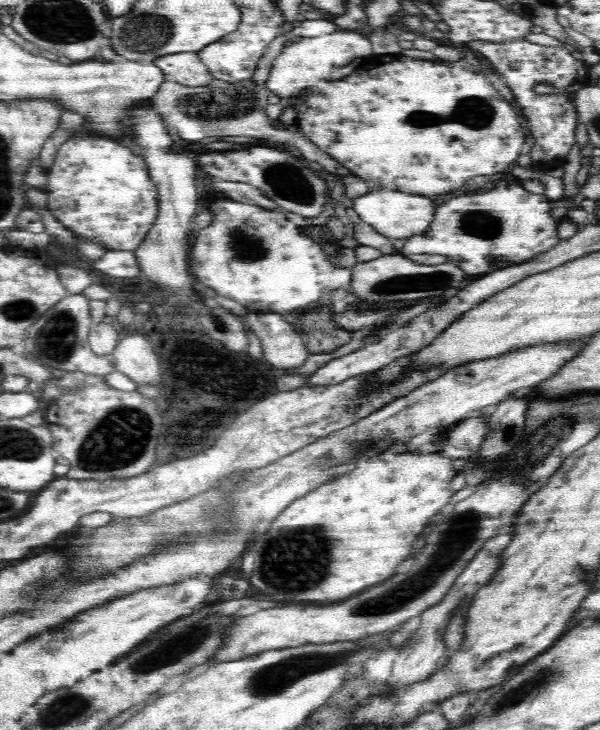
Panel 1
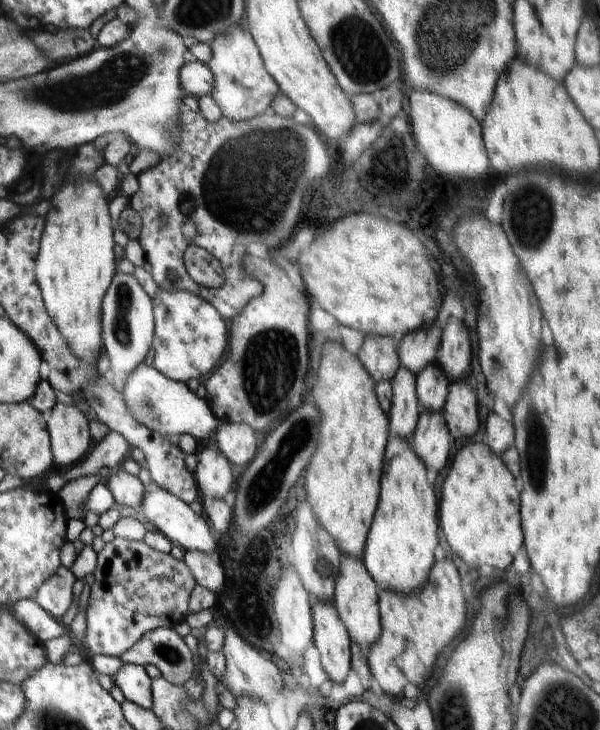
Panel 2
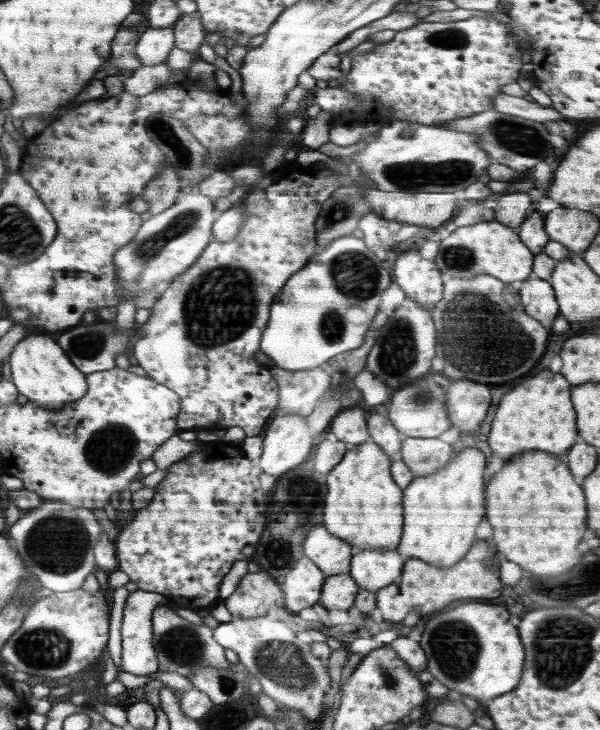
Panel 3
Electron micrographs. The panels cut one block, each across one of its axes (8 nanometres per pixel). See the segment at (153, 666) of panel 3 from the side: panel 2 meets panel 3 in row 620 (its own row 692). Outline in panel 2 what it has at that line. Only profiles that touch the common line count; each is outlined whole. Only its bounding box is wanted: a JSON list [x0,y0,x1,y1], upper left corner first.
[113,664,152,710]

